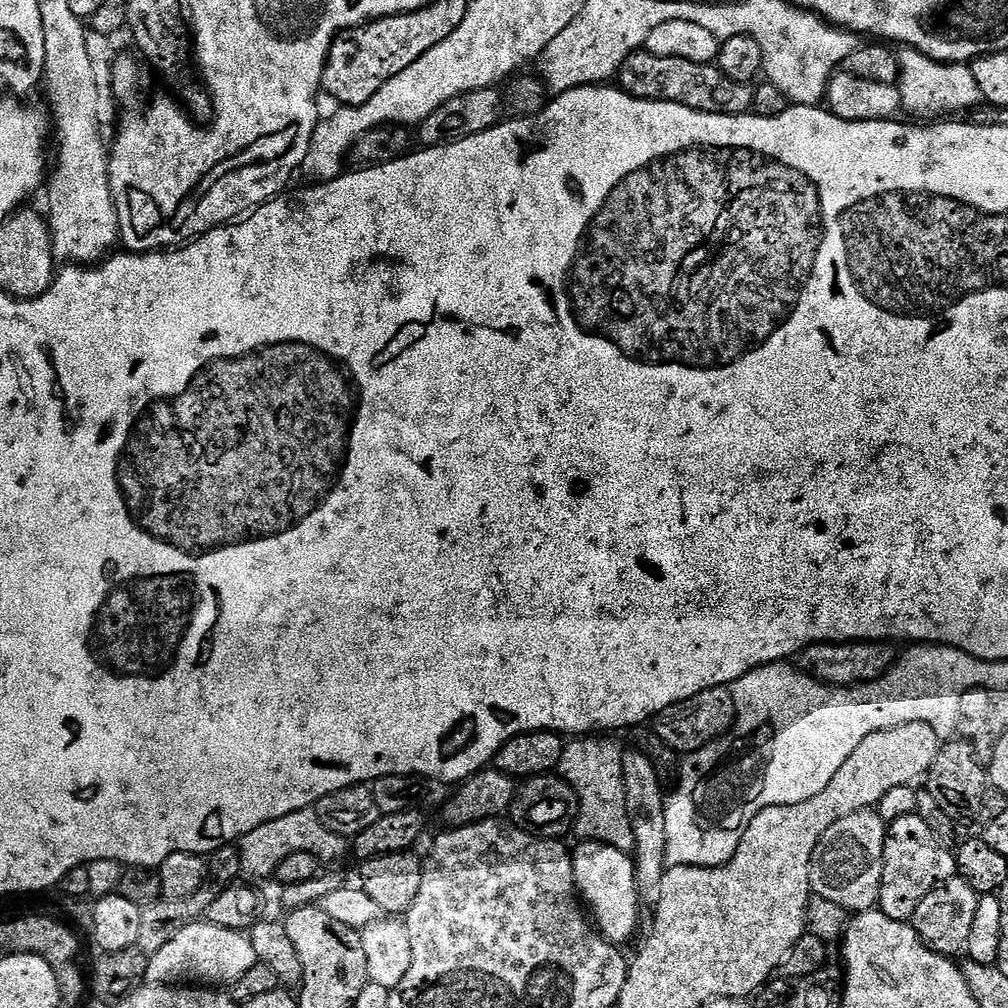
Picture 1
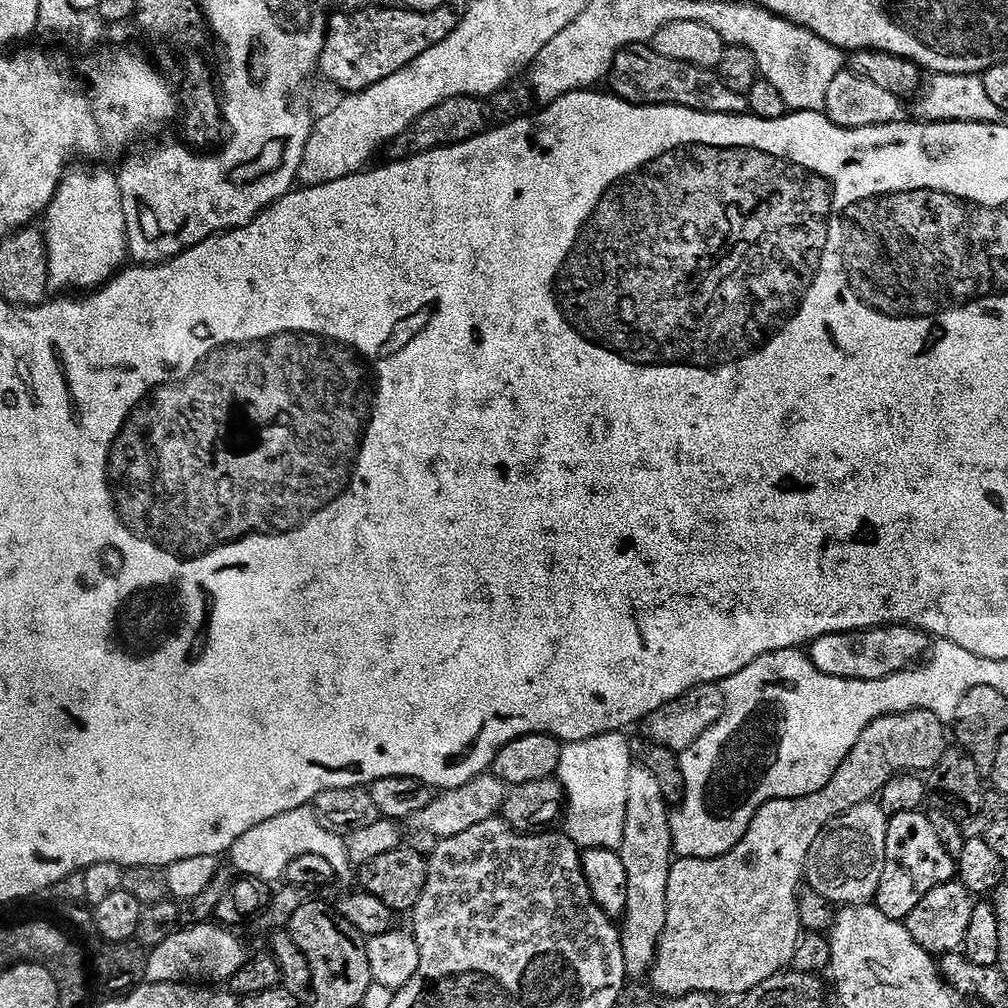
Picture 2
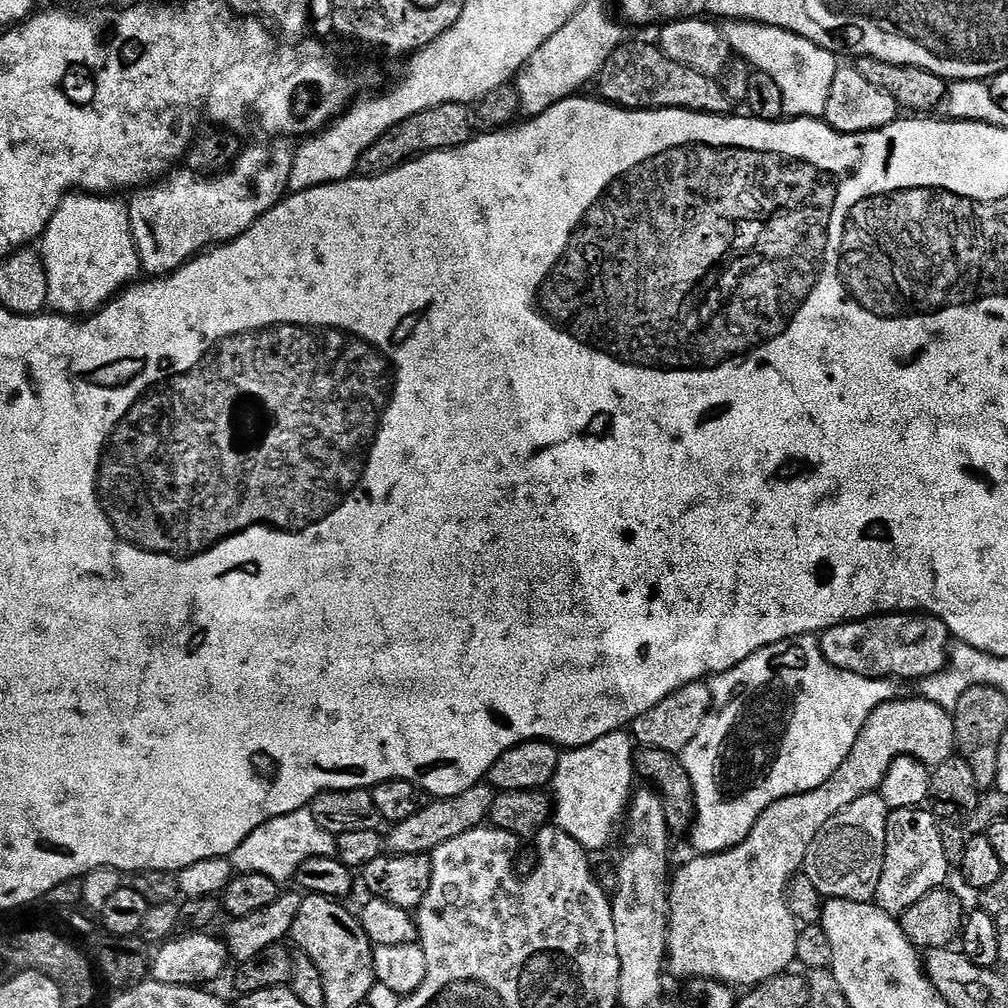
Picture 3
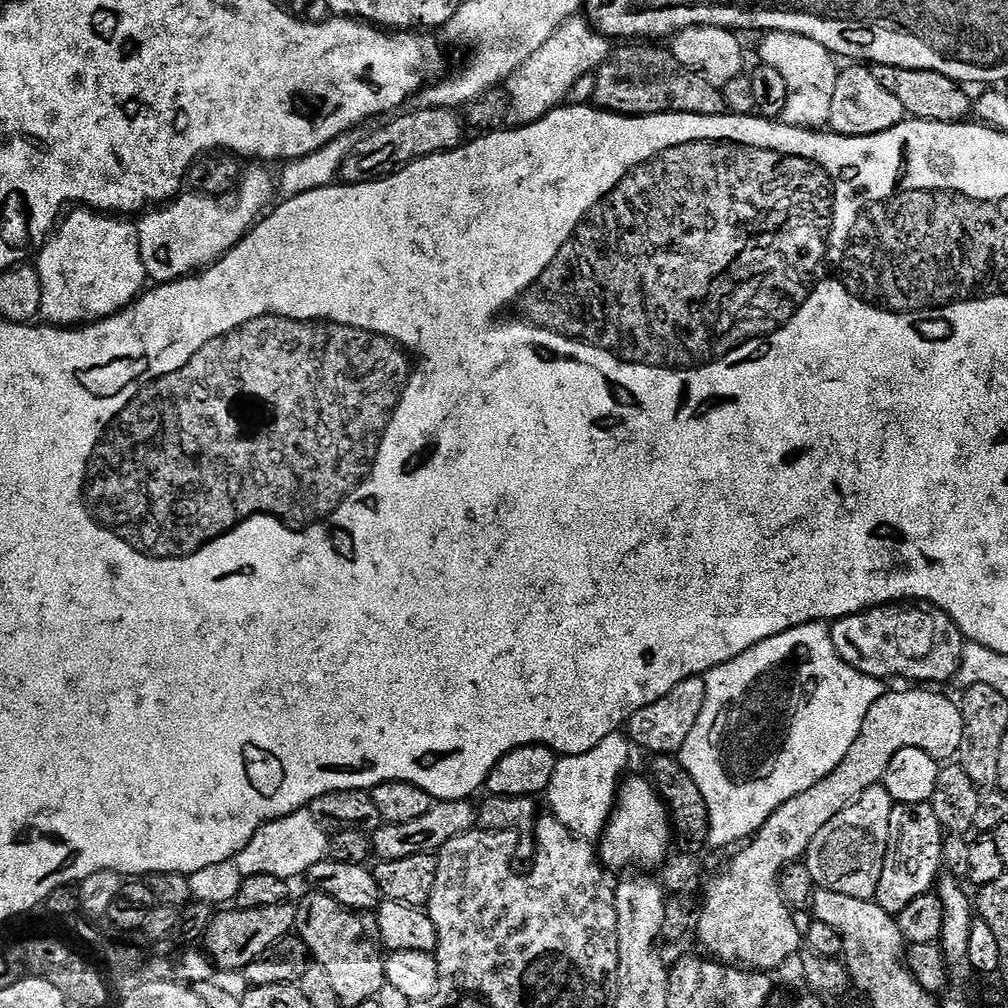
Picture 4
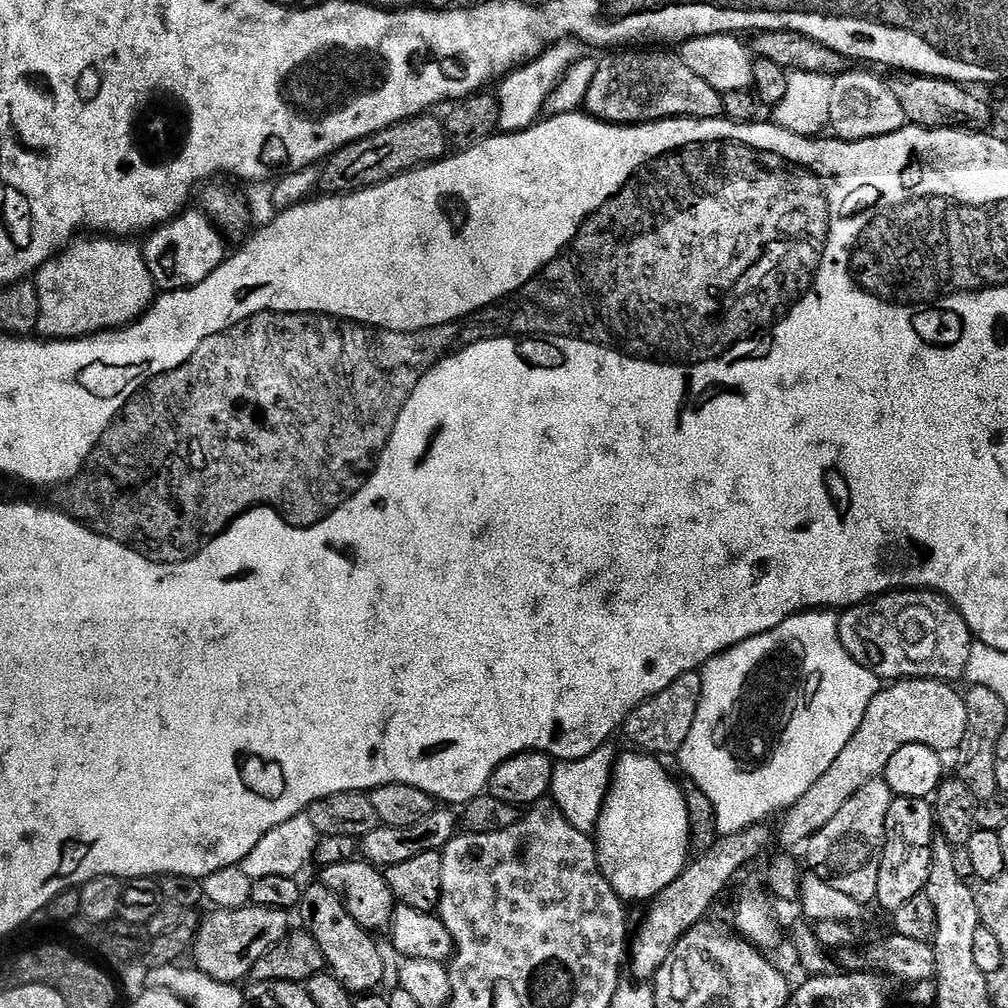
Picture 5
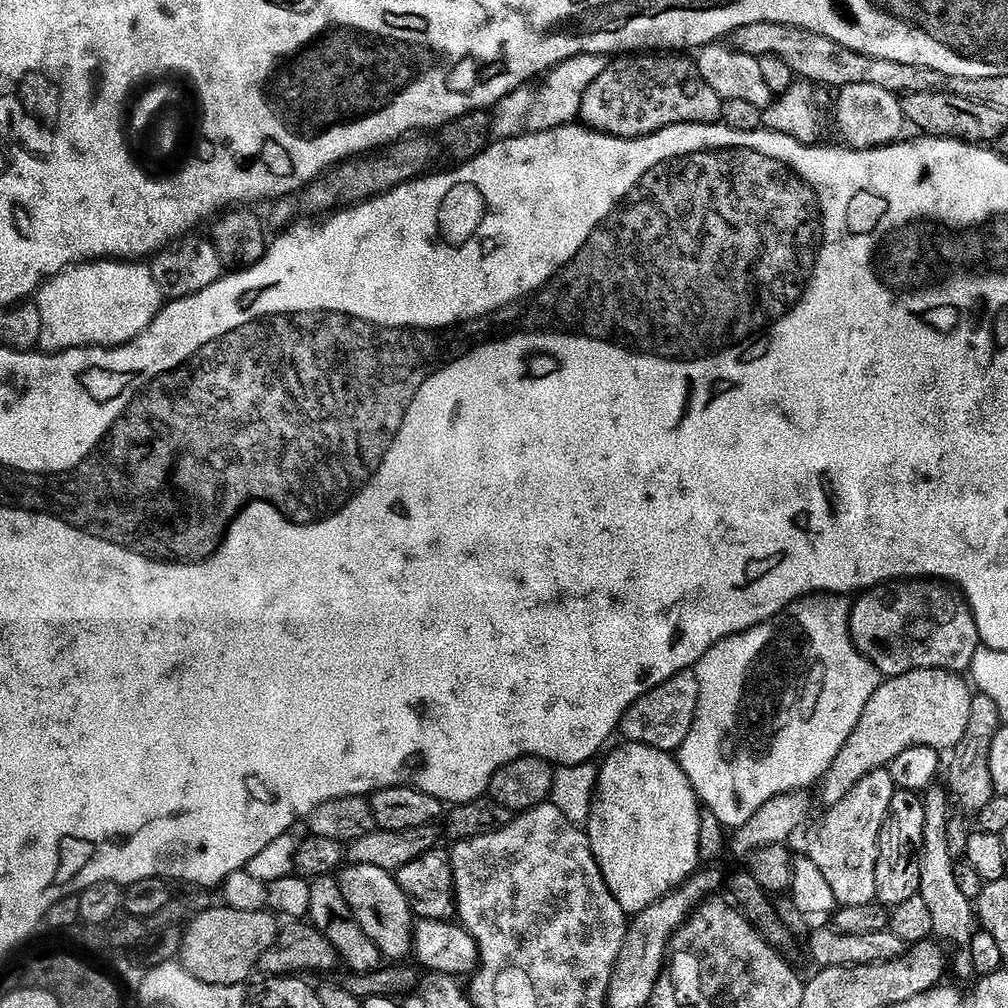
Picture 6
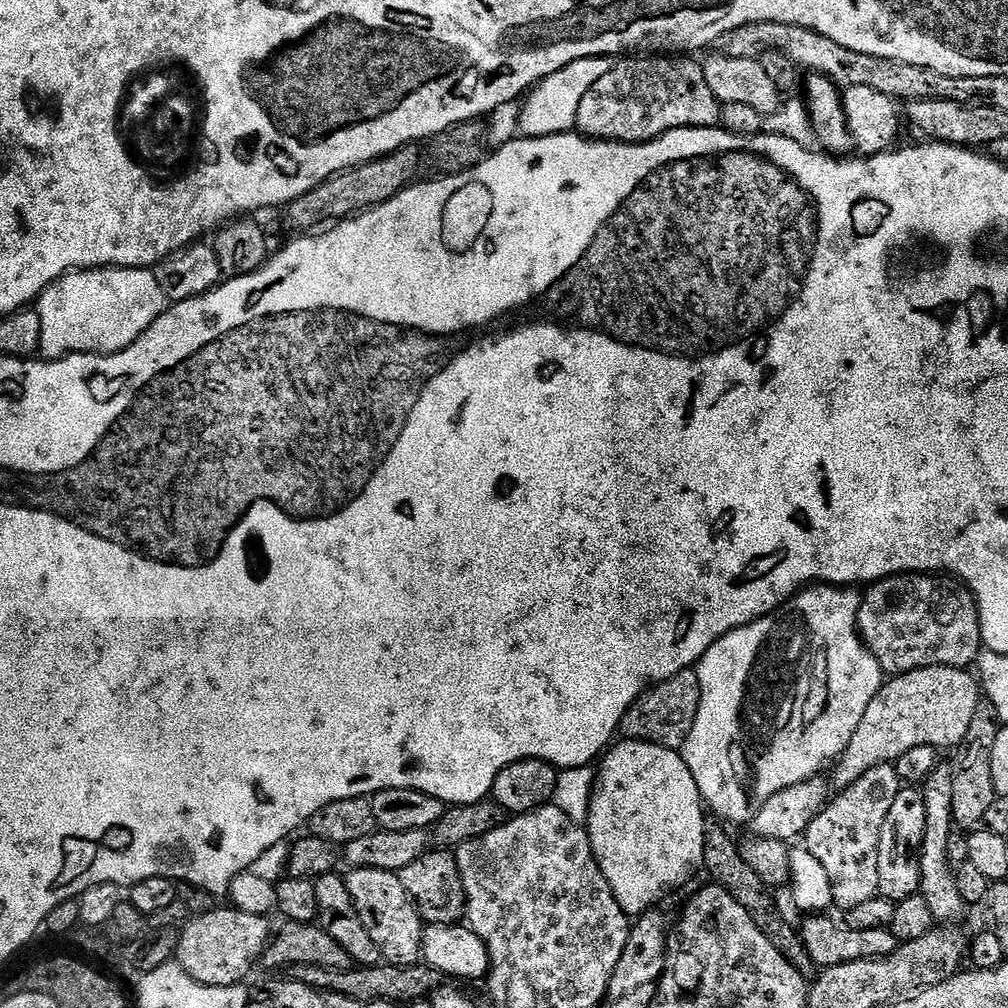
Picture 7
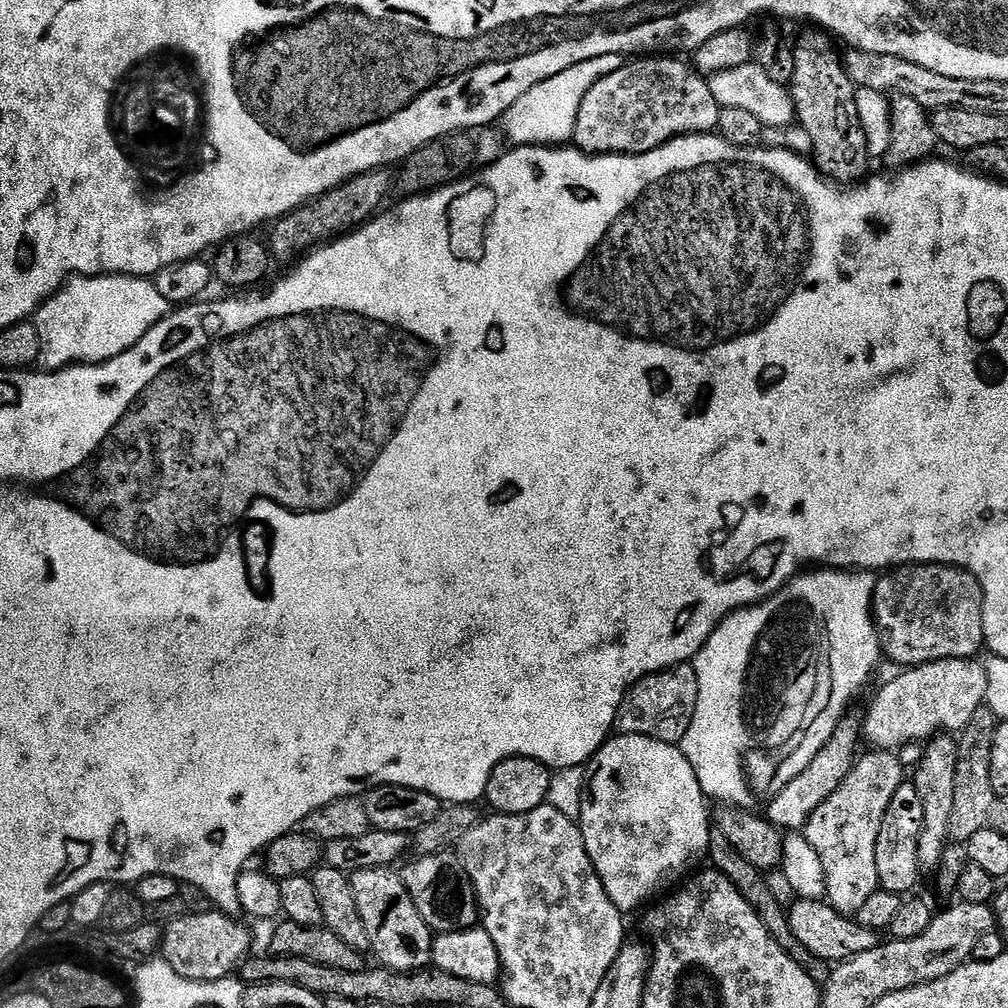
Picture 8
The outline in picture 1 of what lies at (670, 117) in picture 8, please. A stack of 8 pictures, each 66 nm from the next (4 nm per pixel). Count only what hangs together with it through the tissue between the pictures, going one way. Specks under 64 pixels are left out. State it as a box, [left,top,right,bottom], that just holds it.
[618,50,753,116]

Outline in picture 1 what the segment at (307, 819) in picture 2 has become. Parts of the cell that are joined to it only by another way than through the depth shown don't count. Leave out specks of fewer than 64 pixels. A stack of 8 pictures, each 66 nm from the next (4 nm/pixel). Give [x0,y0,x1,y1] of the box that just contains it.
[238,808,348,878]

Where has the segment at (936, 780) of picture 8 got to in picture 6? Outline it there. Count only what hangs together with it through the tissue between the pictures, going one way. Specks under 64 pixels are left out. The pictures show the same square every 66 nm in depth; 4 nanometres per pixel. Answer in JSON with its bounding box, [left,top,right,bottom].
[920,786,978,976]

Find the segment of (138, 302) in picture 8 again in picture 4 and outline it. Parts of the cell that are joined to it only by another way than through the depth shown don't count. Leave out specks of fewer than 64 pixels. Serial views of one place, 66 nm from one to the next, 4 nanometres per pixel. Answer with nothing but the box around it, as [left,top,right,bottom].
[34,208,149,328]

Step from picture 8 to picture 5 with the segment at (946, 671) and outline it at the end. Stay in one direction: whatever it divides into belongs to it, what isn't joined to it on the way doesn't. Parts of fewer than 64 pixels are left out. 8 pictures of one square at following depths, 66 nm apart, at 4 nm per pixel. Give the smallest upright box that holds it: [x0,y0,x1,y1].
[778,680,966,850]

